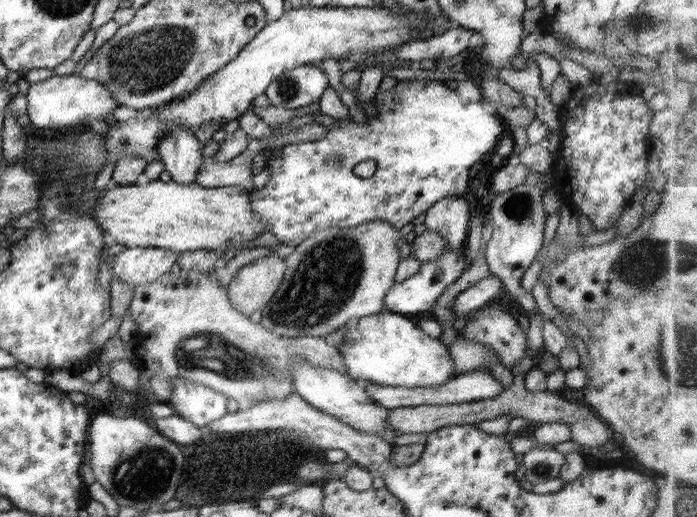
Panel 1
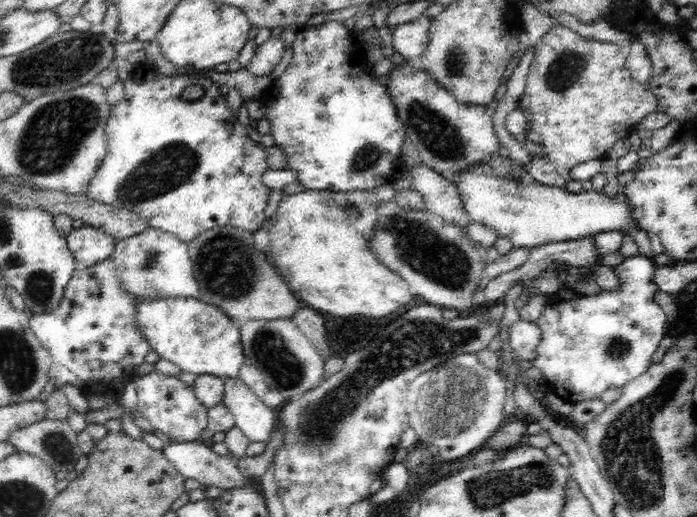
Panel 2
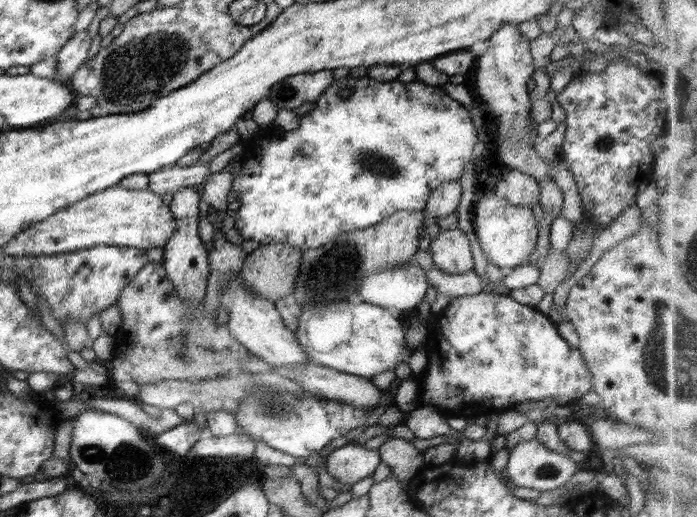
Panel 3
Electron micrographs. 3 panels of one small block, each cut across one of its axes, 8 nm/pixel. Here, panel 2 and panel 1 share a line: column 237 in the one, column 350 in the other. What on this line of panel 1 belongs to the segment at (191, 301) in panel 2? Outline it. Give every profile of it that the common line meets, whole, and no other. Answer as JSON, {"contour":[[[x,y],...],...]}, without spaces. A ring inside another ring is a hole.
{"contour":[[[384,311],[344,325],[338,354],[348,375],[357,382],[369,381],[382,386],[432,387],[456,377],[450,352],[440,339],[430,338],[407,315]]]}

